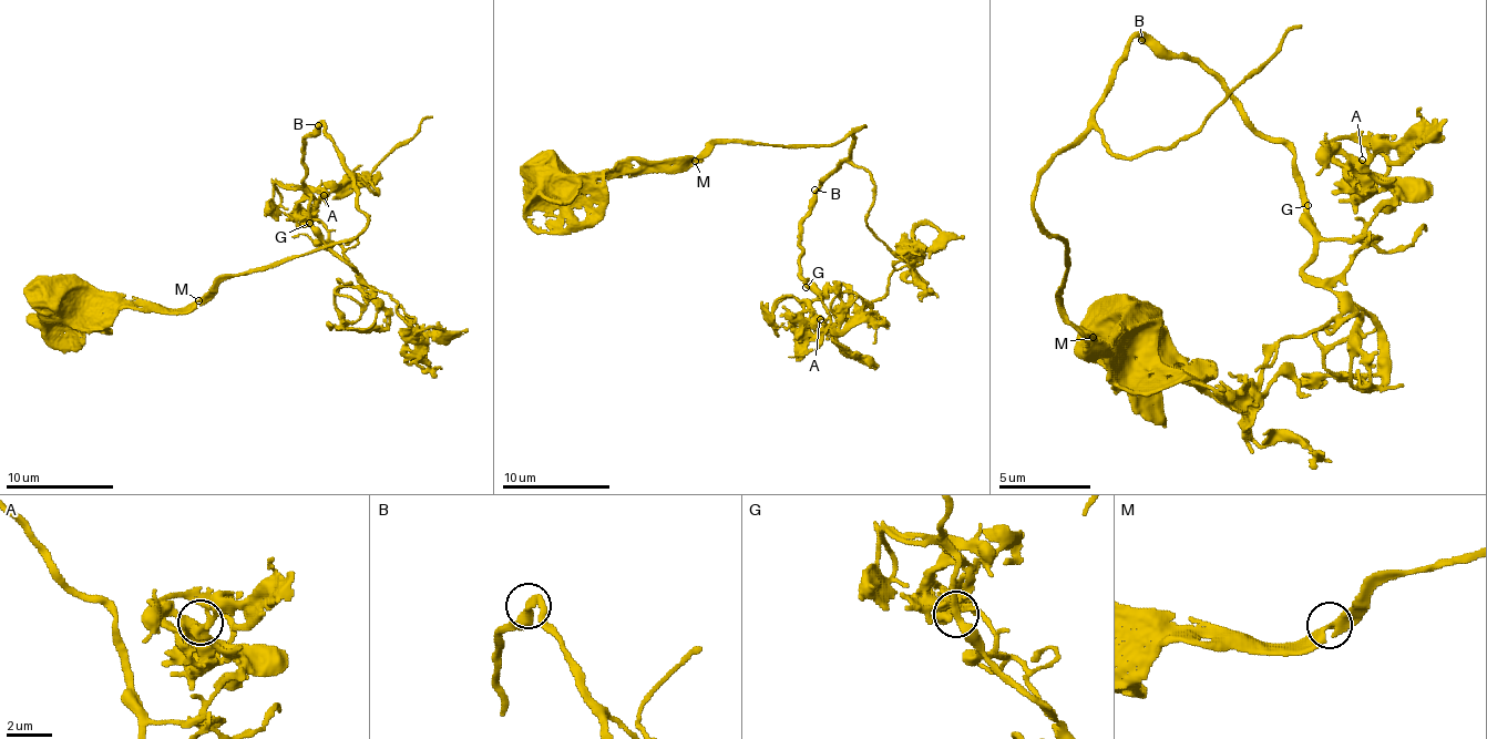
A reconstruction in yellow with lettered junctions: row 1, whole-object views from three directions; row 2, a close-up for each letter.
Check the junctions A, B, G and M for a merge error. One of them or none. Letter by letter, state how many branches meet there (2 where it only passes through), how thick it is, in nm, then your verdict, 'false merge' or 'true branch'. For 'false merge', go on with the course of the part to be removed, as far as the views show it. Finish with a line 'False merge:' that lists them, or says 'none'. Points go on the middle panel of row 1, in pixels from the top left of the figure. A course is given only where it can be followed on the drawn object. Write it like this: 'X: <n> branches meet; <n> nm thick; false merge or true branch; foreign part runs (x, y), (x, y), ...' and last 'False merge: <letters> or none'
A: 2 branches meet; 240 nm thick; true branch
B: 2 branches meet; 340 nm thick; true branch
G: 2 branches meet; 320 nm thick; true branch
M: 2 branches meet; 360 nm thick; true branch
False merge: none

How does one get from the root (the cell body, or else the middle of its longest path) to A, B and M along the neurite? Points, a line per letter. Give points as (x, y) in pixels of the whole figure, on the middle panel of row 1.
A: (539, 180), (863, 125), (801, 225), (828, 314), (811, 338), (820, 319)
B: (539, 180), (685, 168), (709, 146), (728, 141), (828, 146), (863, 125), (854, 131), (852, 152), (814, 190)
M: (539, 180), (590, 180), (612, 171), (685, 168), (695, 160)

